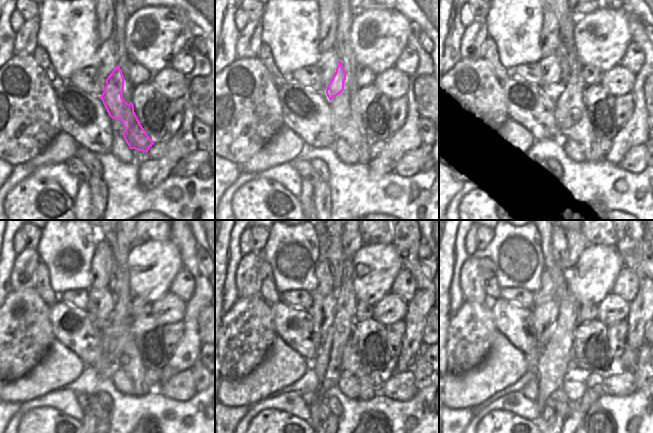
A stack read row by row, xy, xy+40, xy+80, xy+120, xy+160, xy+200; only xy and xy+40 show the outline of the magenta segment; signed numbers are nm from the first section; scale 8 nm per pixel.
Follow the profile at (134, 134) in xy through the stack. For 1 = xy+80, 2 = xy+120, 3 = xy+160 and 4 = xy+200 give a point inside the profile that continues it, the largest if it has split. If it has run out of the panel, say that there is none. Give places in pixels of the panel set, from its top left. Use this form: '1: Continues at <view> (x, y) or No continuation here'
1: Continues at xy+80 (564, 68)
2: Continues at xy+120 (112, 276)
3: Continues at xy+160 (334, 252)
4: Continues at xy+200 (559, 249)

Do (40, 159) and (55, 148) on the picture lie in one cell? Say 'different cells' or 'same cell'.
same cell

